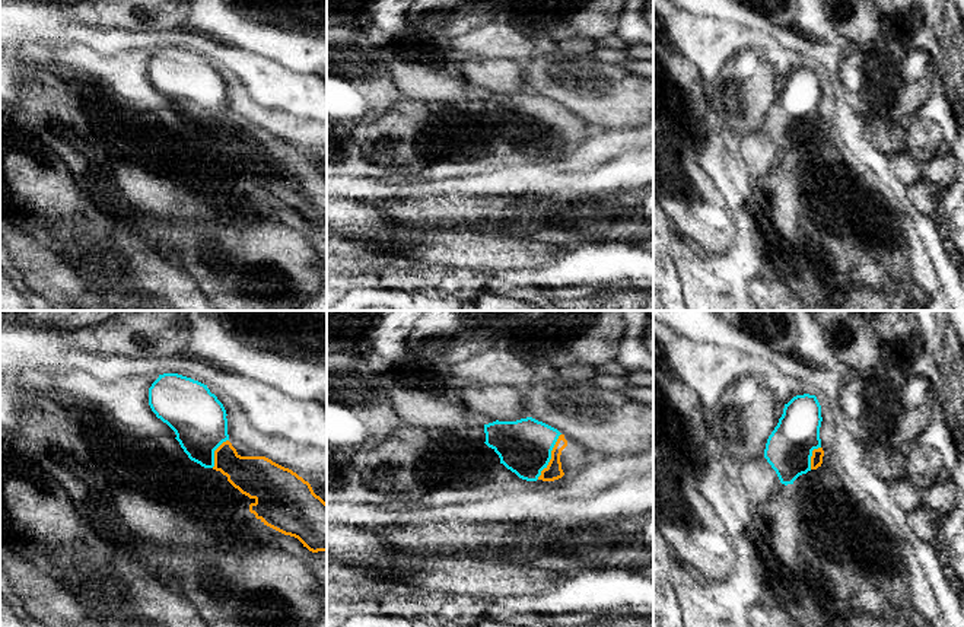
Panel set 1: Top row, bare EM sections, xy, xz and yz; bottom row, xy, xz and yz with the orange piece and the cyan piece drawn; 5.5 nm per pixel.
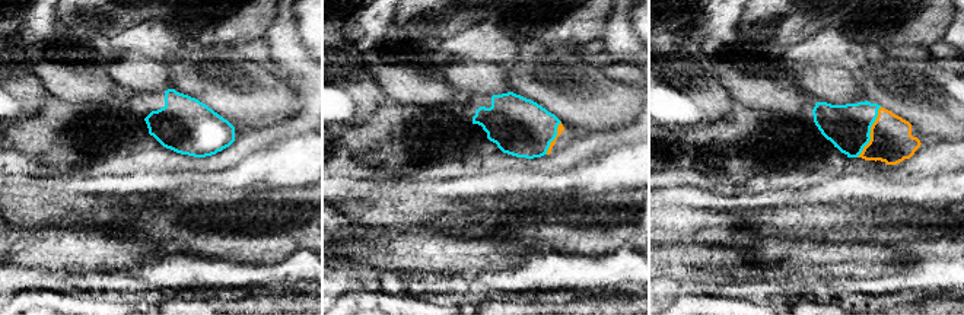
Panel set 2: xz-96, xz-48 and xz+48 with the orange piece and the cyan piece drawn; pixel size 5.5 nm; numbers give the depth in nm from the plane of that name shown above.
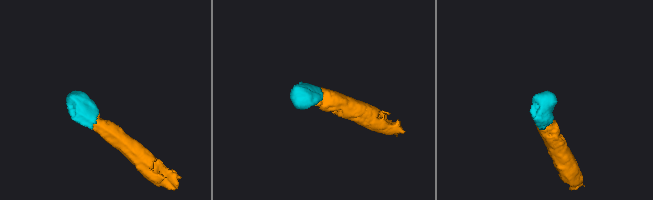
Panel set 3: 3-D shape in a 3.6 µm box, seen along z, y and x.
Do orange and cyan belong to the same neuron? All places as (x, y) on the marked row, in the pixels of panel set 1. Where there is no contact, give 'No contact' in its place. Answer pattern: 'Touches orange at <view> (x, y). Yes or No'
Touches orange at xz (552, 457). Yes

